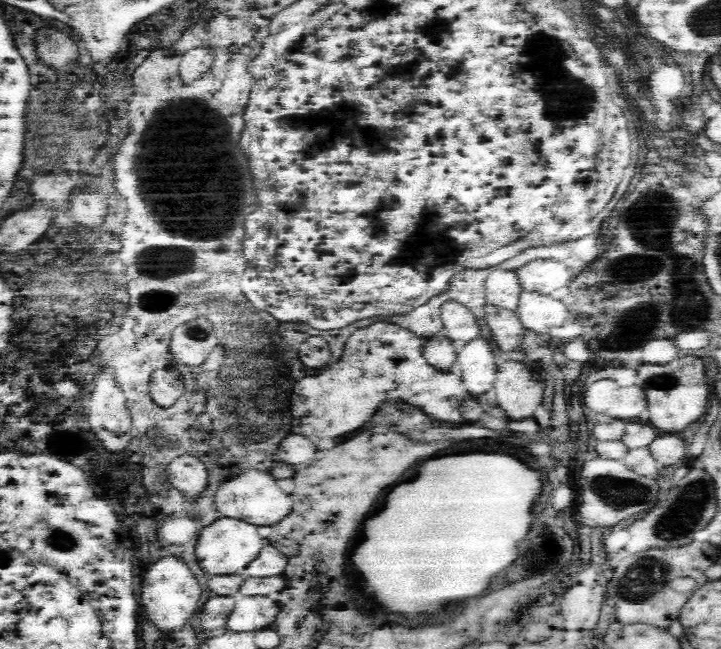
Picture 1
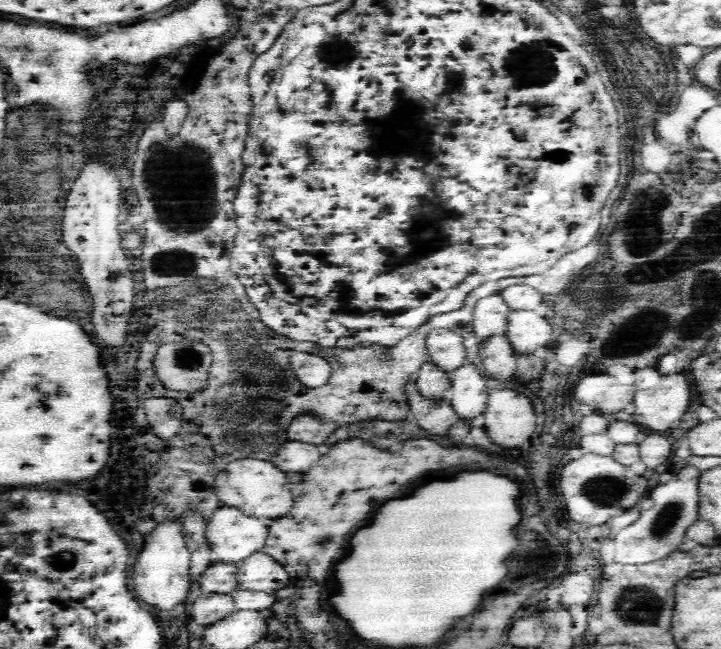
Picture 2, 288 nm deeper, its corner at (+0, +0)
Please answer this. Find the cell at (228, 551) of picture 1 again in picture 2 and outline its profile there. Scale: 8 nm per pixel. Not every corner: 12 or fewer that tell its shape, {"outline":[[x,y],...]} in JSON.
{"outline":[[220,506],[206,530],[212,560],[238,564],[264,548],[260,518]]}

